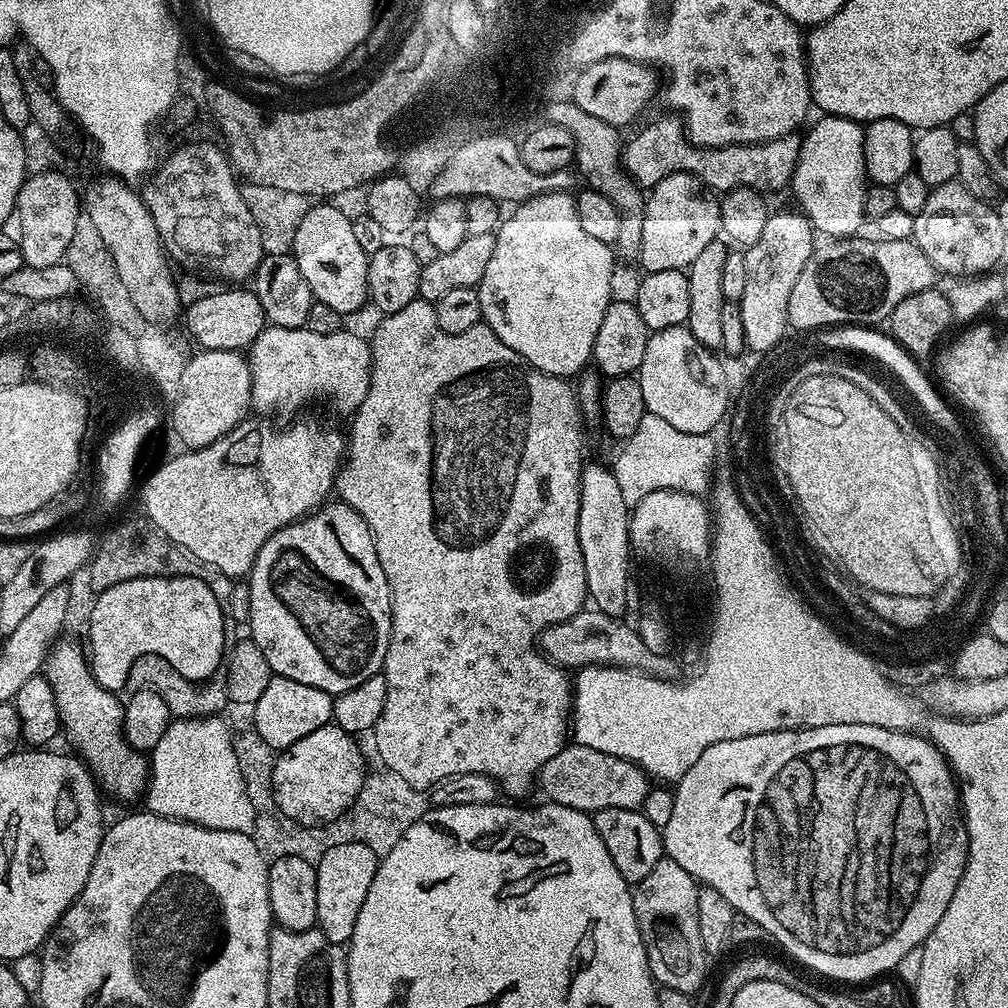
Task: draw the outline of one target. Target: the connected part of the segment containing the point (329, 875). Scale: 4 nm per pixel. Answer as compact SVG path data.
M346 842L336 845L322 855L316 864L316 881L318 882L318 914L316 927L330 942L341 946L347 945L354 934L354 922L358 922L358 910L366 902L366 893L370 882L374 882L378 857L369 846L358 842Z

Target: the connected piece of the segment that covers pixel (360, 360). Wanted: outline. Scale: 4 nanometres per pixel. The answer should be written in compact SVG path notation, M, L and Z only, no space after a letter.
M266 326L258 338L247 349L246 359L252 375L252 408L261 417L275 417L275 412L296 412L307 400L316 400L319 396L332 396L336 408L345 418L351 417L366 390L370 386L372 373L372 350L367 339L355 336L352 332L341 330L334 334L314 334L307 326L302 328L274 328Z

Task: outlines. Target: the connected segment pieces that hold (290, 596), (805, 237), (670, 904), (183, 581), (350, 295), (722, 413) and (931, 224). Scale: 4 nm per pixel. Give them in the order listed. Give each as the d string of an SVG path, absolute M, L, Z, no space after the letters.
M329 502L324 507L317 508L311 516L295 520L294 523L278 530L265 542L262 550L258 550L246 581L250 590L250 614L246 628L247 631L252 631L250 639L260 647L262 654L266 654L266 662L272 667L275 675L294 678L294 682L303 682L306 686L314 686L329 694L339 694L346 690L354 690L358 682L366 682L366 678L377 675L383 669L388 643L392 640L392 595L388 589L386 574L382 574L378 554L374 550L372 532L349 504Z
M773 211L762 229L762 238L744 252L746 290L742 290L739 305L744 343L749 353L771 353L771 348L783 338L784 331L789 331L790 293L794 290L794 282L798 282L798 274L802 274L802 266L806 266L814 251L812 224L799 211L791 211Z
M667 858L660 860L658 866L632 888L634 918L642 934L653 980L657 985L689 994L696 994L703 986L710 963L698 931L699 893L698 881L686 874L678 862Z
M140 576L118 582L105 592L95 593L92 602L86 637L88 636L87 658L92 677L108 692L117 694L125 691L128 672L136 658L144 654L158 654L166 658L184 679L193 682L211 681L221 671L226 653L224 646L225 609L214 598L210 586L193 576Z
M320 202L317 206L309 207L308 213L302 218L297 233L294 234L291 255L298 262L298 270L302 270L302 278L306 278L306 286L310 286L312 298L315 303L330 306L330 310L338 310L341 314L356 312L363 304L369 303L368 298L368 258L358 246L354 238L352 221L349 214L340 208L335 208L335 203Z
M685 325L651 333L642 366L636 373L645 411L664 418L665 422L686 434L713 433L721 420L723 423L730 408L726 374L715 356Z
M959 182L943 184L929 191L926 206L914 216L912 243L930 258L937 273L951 278L975 278L993 271L1004 256L1006 231L991 203L974 198Z

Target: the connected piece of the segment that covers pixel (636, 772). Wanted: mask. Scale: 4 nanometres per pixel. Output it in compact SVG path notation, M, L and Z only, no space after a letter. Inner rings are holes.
M575 742L558 750L558 754L554 754L538 774L538 788L548 795L545 797L551 803L589 814L607 808L639 809L640 803L648 796L648 783L648 773L634 762L602 754L602 750L590 750L590 746Z

